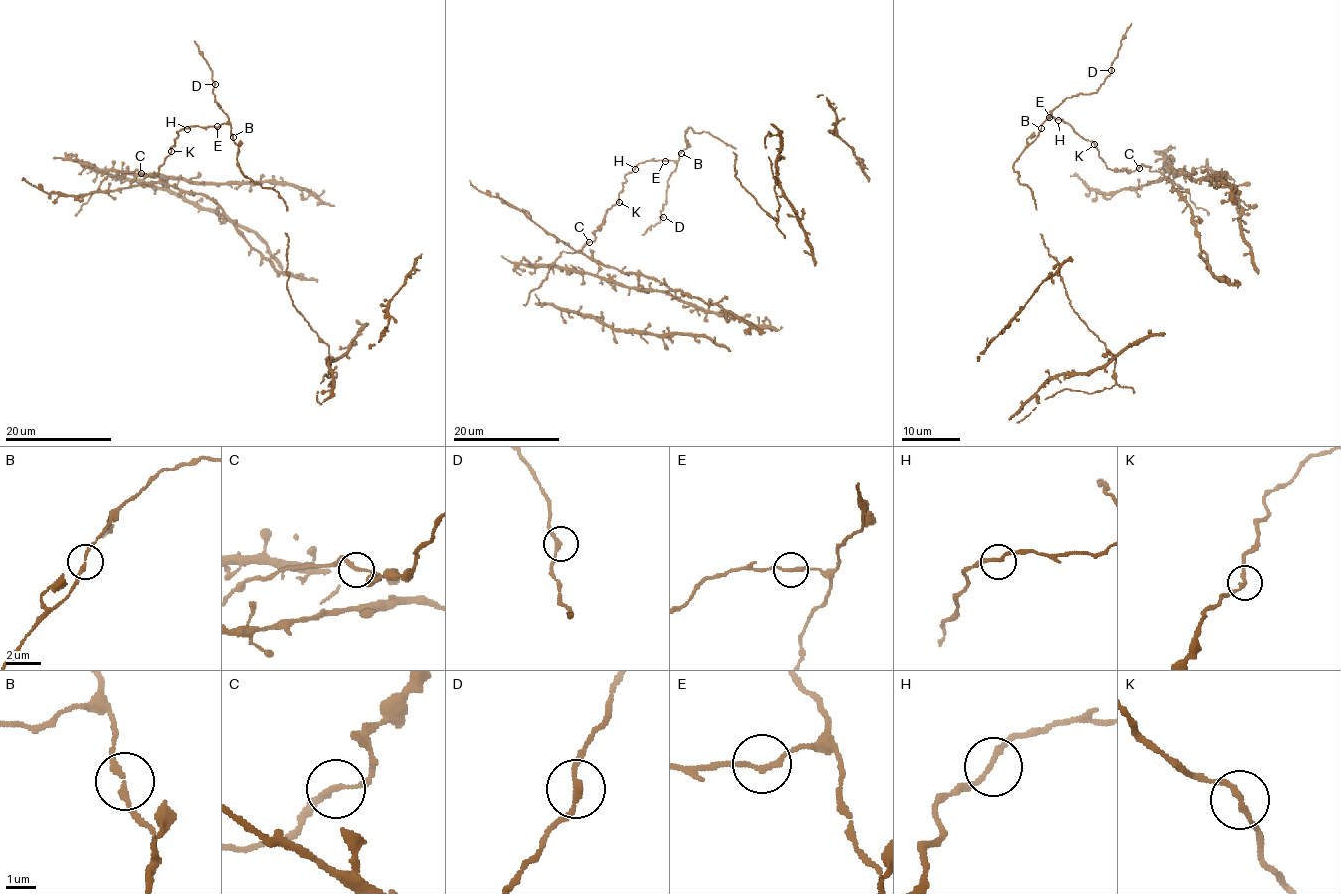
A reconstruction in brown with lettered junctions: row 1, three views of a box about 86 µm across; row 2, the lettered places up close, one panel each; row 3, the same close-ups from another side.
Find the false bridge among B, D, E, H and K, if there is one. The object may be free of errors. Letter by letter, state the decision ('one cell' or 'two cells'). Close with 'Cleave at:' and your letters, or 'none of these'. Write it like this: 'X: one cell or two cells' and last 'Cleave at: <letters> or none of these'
B: one cell
D: one cell
E: one cell
H: one cell
K: one cell
Cleave at: none of these

